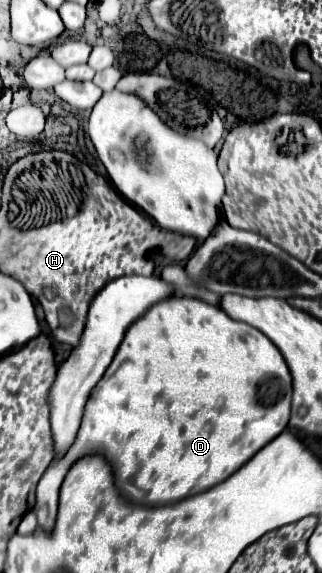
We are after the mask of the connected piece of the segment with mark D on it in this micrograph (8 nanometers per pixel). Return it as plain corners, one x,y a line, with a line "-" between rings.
172,296
168,298
168,302
158,302
152,310
148,310
148,314
144,314
144,318
140,318
140,322
134,322
128,328
128,334
124,336
124,342
120,344
120,350
116,352
112,364
108,366
108,370
104,372
104,378
94,386
90,400
86,402
84,408
84,416
82,416
82,424
78,428
78,434
72,442
72,446
66,450
66,454
60,454
58,458
54,458
46,472
42,474
40,482
38,482
38,490
36,490
36,506
34,512
38,516
38,524
46,530
50,530
54,526
54,518
58,512
58,504
56,504
56,496
60,490
60,484
64,480
64,476
68,474
72,462
78,462
84,456
92,456
98,454
102,456
114,472
114,484
120,490
120,494
124,498
128,498
130,502
135,502
143,506
160,506
178,502
182,498
200,494
210,490
212,486
224,482
226,478
230,478
236,470
240,470
262,446
266,446
272,438
276,438
288,424
290,418
290,398
292,398
292,378
290,378
290,370
280,354
280,350
260,332
254,330
252,326
244,324
244,322
236,322
232,320
228,314
224,314
224,310
220,306
208,304
200,298
190,298
190,296

